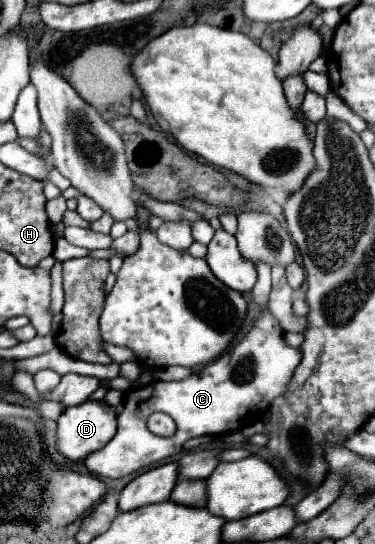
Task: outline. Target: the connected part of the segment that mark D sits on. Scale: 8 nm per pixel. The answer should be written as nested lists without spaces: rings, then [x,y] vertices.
[[[86,400],[84,404],[70,406],[62,412],[58,418],[58,430],[56,430],[56,450],[68,460],[68,462],[84,462],[90,452],[96,452],[98,448],[104,448],[108,440],[116,434],[116,410],[106,406],[104,402],[92,402]]]

